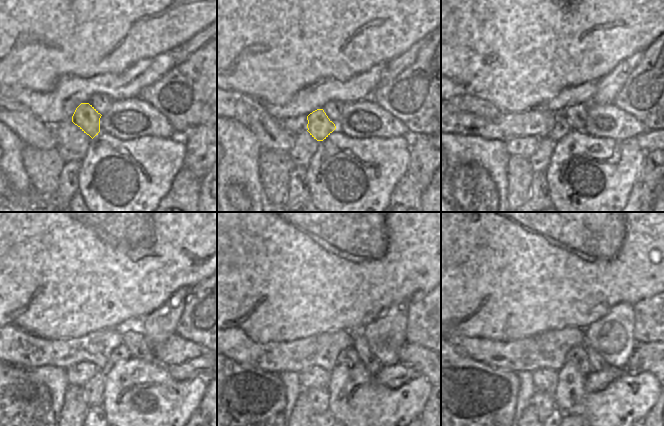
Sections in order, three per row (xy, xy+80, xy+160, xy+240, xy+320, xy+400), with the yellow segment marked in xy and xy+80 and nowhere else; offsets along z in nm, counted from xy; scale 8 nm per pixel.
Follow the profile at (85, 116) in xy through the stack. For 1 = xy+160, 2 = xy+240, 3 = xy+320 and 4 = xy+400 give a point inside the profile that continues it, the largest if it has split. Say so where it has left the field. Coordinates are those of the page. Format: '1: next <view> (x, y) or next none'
1: next xy+160 (560, 127)
2: next xy+240 (121, 353)
3: next xy+320 (349, 356)
4: next xy+400 (577, 356)

